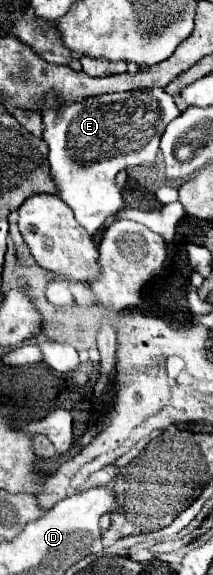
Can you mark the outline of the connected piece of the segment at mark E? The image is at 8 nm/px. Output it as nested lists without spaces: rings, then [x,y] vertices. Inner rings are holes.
[[[147,88],[147,90],[133,90],[133,92],[113,92],[113,94],[101,94],[93,98],[75,100],[67,106],[61,104],[61,94],[55,90],[49,90],[43,94],[43,140],[49,146],[49,164],[51,164],[51,176],[59,186],[61,200],[75,212],[77,222],[89,232],[95,234],[103,222],[115,214],[123,206],[121,192],[115,188],[115,176],[123,168],[139,166],[139,164],[151,164],[159,150],[161,134],[165,132],[167,124],[181,114],[181,110],[175,106],[173,96],[165,94],[161,88]]]

